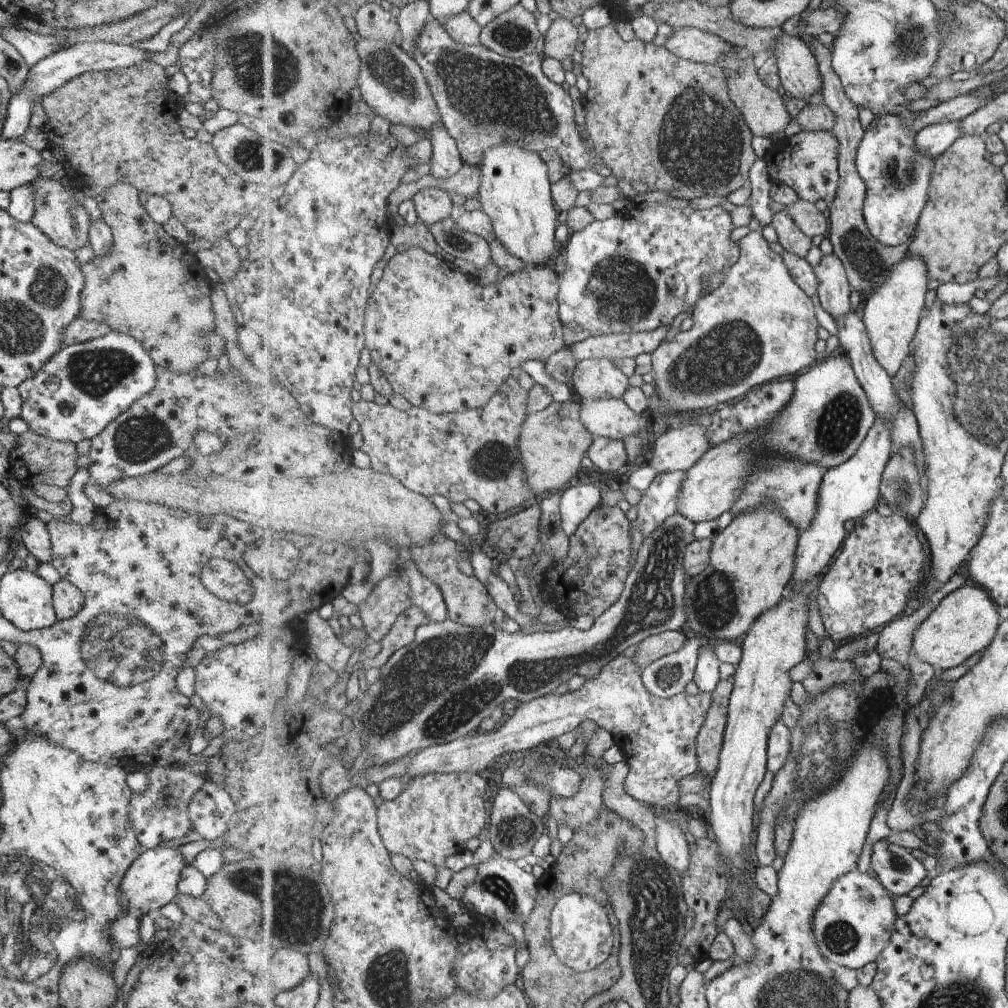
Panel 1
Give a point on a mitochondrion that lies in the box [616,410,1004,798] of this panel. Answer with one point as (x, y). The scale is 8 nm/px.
(714, 604)

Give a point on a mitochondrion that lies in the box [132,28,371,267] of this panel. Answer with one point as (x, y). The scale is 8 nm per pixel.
(249, 154)

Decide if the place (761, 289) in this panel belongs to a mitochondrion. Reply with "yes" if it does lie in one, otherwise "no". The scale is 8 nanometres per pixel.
no

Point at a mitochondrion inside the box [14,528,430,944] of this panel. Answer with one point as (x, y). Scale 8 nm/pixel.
(118, 650)

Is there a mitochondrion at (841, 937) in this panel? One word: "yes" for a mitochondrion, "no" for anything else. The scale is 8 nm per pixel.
yes

